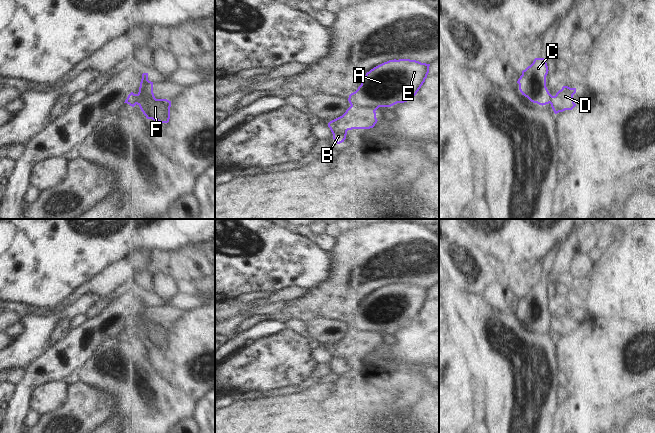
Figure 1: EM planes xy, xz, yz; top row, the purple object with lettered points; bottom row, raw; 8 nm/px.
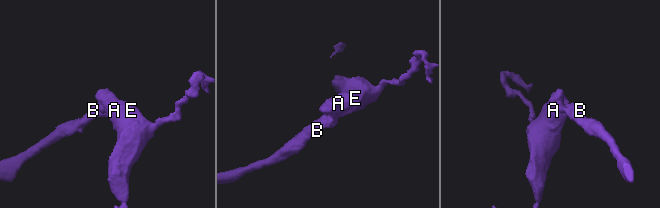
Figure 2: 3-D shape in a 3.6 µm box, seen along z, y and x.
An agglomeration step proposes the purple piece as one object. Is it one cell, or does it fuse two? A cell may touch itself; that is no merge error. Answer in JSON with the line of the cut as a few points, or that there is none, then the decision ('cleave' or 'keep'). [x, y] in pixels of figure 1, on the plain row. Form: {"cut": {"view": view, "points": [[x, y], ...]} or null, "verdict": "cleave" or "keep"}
{"cut": {"view": "xz", "points": [[351, 329], [374, 335]]}, "verdict": "cleave"}

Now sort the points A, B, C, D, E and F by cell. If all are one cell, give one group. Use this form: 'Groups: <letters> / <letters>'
Groups: A C E F / B D

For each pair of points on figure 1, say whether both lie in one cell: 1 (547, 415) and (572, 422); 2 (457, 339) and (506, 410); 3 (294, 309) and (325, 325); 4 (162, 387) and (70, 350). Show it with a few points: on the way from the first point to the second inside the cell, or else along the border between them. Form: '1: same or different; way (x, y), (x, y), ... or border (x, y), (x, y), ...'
1: different; border (561, 394), (551, 422)
2: same; way (475, 357), (492, 374), (495, 392)
3: different; border (318, 316), (341, 321)
4: different; border (104, 339), (77, 372)

